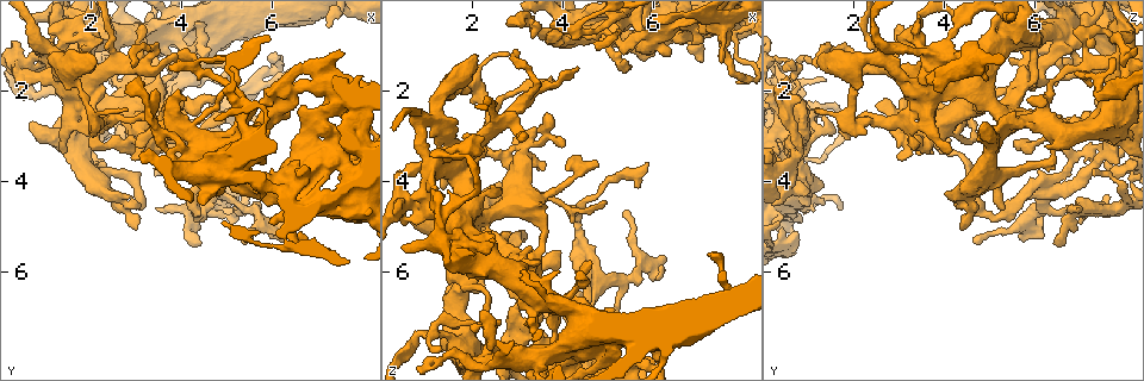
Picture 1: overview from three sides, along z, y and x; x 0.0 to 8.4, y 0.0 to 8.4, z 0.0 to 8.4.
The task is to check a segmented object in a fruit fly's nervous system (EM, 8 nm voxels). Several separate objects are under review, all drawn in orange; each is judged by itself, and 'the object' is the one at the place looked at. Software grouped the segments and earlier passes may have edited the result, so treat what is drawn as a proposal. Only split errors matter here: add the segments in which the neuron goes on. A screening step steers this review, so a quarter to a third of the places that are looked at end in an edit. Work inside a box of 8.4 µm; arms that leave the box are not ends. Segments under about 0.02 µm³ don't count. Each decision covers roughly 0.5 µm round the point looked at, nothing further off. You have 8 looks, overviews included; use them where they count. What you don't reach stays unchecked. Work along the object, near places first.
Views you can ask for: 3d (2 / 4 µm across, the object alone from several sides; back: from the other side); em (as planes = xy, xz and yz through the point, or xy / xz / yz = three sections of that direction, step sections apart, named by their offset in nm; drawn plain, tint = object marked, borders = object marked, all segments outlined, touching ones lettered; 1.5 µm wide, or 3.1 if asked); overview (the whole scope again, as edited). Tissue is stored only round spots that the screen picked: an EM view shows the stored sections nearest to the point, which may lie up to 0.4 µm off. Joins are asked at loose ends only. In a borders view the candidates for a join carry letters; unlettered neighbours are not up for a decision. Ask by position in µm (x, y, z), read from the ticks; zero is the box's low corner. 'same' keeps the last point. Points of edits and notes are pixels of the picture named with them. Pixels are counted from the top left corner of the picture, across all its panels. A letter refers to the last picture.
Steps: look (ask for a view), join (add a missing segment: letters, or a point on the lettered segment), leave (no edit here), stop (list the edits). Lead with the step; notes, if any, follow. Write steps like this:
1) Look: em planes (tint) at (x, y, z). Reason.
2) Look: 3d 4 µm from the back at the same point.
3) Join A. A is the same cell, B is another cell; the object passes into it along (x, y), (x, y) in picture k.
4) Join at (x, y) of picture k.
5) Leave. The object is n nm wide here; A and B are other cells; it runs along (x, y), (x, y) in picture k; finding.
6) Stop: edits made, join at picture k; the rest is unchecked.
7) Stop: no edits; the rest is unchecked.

Look: 3d 2 µm at (3.50, 1.65, 4.50). An open end.

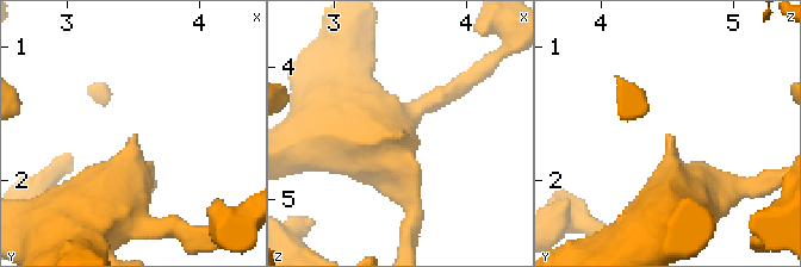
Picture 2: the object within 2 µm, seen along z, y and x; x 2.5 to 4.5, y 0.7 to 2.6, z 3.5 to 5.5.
Look: em yz step 4 (tint) at (3.52, 1.66, 4.52).

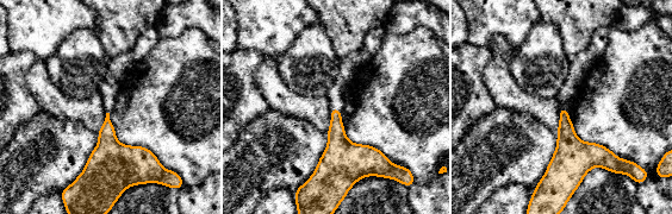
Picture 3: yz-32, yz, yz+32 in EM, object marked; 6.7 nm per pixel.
Look: em planes (borders) at the same point. Cut it another way.

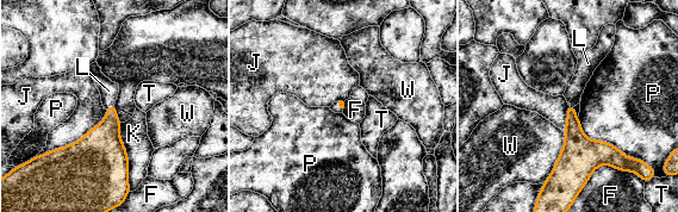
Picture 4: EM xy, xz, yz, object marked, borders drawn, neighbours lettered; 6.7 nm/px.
Join L. L is the same cell, F, J, K, P, T and W are other cells; the object passes into it along (103, 142), (110, 106), (109, 91) in picture 4; it goes on there.

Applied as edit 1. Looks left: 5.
Look: overview.

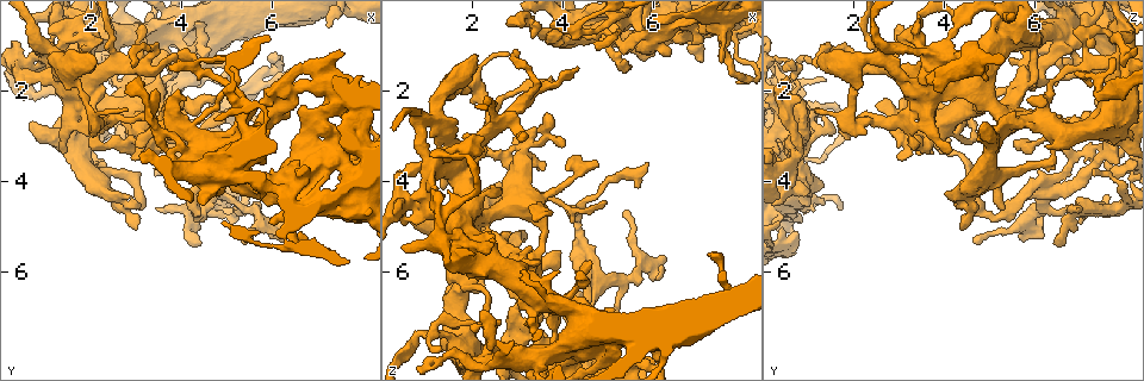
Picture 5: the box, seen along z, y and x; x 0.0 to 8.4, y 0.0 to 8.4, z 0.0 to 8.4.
Look: 3d 2 µm at (4.95, 2.60, 4.45).

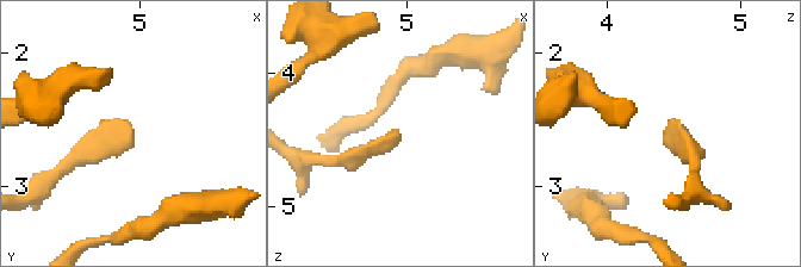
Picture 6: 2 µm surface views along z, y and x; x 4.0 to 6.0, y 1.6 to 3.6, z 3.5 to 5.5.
Look: em planes (borders) at (4.98, 2.62, 4.50). Shape alone is not enough.

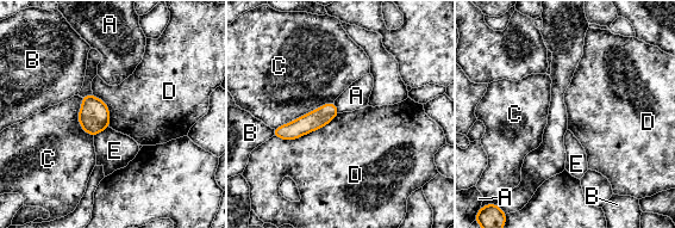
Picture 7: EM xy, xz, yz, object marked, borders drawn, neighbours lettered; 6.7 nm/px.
Leave. The object is 130 nm wide here; A, B, C, D and E are other cells; a border runs along (338, 112), (294, 139), (274, 136) in picture 7; none of them fits.

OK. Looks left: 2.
Look: 3d 2 µm at (4.35, 1.30, 1.45). An open end.

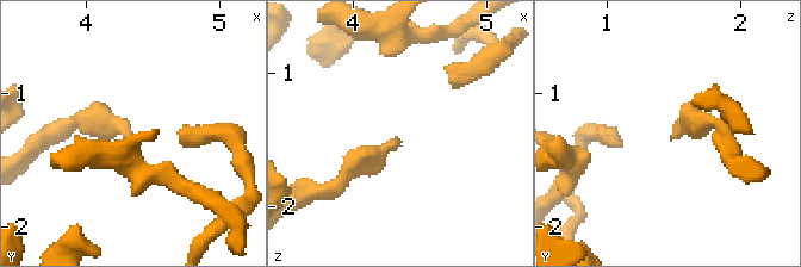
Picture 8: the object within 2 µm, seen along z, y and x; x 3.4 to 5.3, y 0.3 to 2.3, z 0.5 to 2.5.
Look: em planes (borders) at (4.34, 1.34, 1.52).

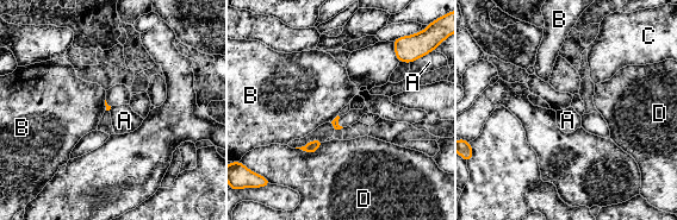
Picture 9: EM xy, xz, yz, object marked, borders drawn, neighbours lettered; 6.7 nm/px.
Join A. The longest contact is with D, 200 nm; A is the same cell, B, C and D are other cells; the object passes into it along (335, 123), (337, 123), (354, 115) in picture 9; it goes on there.

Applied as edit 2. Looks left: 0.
Stop: edits made, join at picture 4, join at picture 9; the rest is unchecked.

